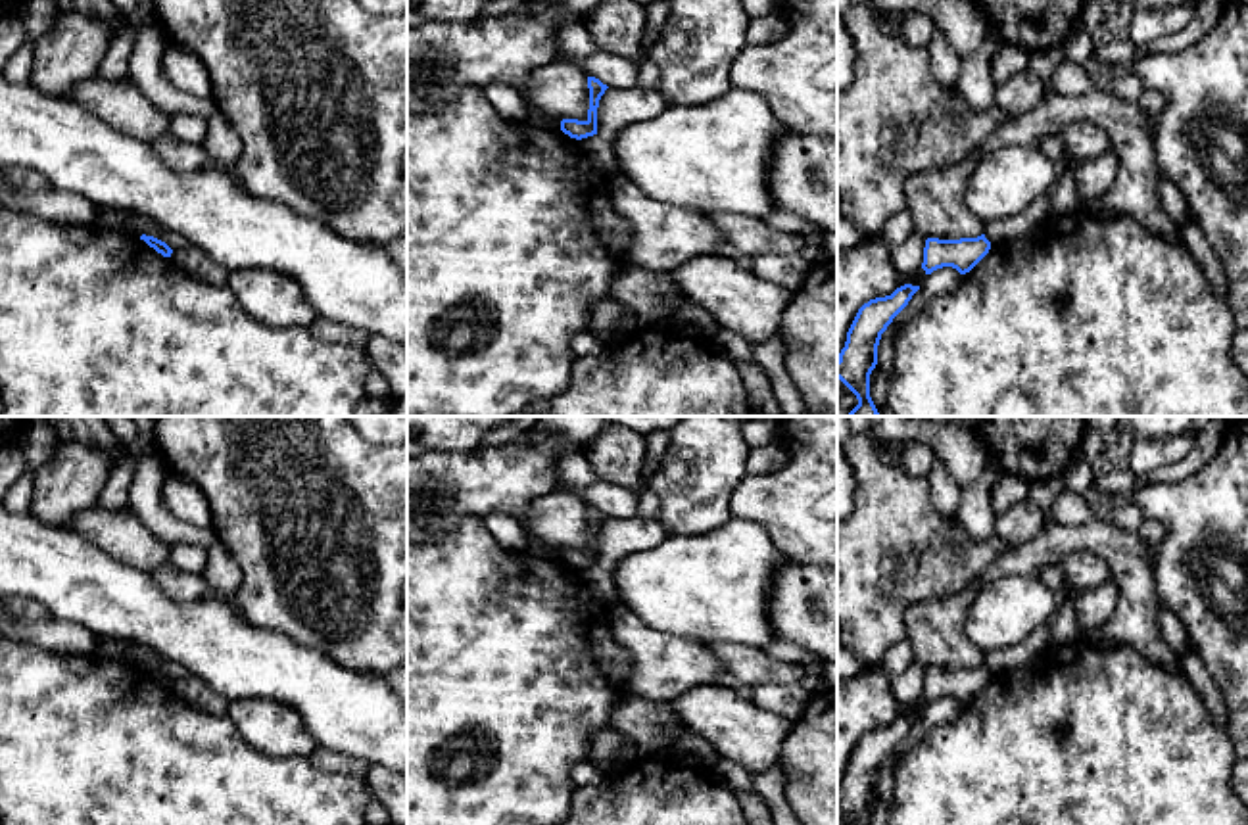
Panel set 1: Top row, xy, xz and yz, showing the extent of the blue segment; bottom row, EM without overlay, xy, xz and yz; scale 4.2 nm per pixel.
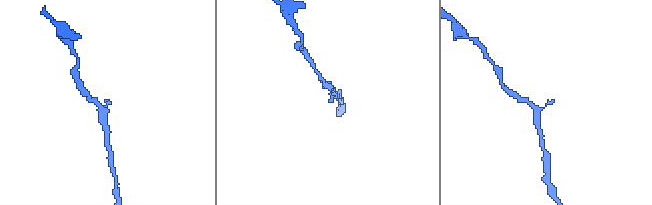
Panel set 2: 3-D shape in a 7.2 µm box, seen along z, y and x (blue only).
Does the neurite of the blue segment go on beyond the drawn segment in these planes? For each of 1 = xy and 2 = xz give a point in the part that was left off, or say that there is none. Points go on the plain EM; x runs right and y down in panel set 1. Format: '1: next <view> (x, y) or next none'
1: next none
2: next none

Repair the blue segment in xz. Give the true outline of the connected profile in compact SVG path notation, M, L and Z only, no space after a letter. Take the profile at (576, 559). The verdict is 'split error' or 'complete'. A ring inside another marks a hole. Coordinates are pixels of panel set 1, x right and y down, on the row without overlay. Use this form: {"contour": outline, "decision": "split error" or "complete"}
{"contour": "M588 507L588 518L589 518L588 549L586 551L578 551L578 549L563 549L561 551L561 560L576 570L597 564L597 537L599 537L601 526L605 524L605 520L609 516L603 514L595 507Z", "decision": "complete"}

